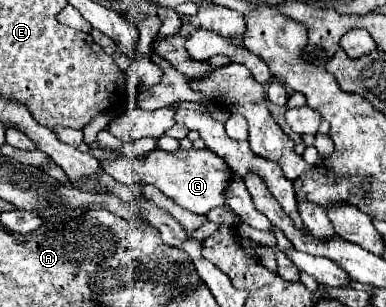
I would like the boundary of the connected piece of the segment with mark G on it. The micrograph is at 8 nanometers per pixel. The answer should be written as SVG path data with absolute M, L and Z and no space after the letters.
M154 149L152 153L148 153L148 157L116 157L100 161L100 169L104 169L104 173L108 173L114 181L122 185L154 185L176 205L198 215L226 205L224 191L230 183L228 165L210 149L178 149L172 153Z

